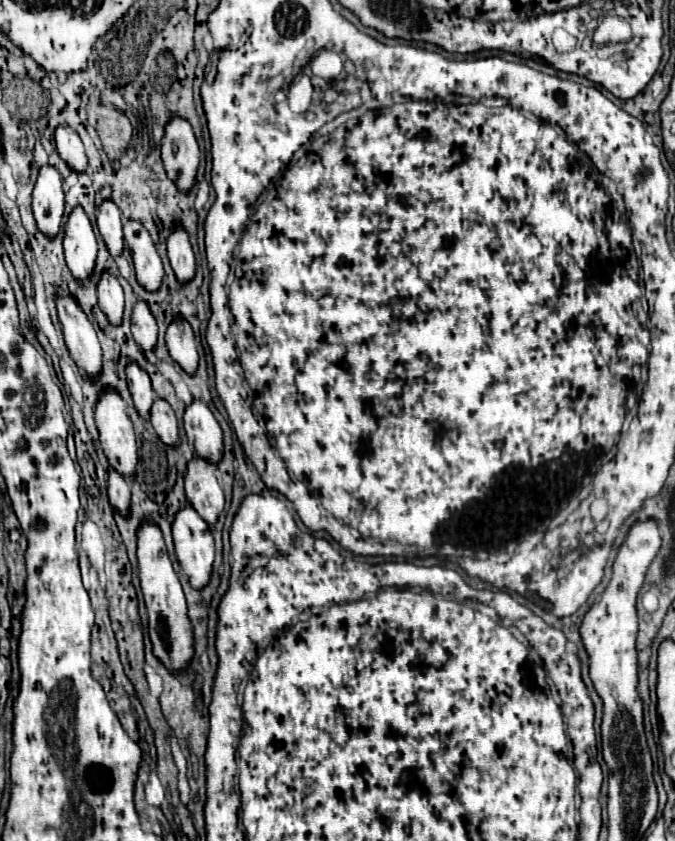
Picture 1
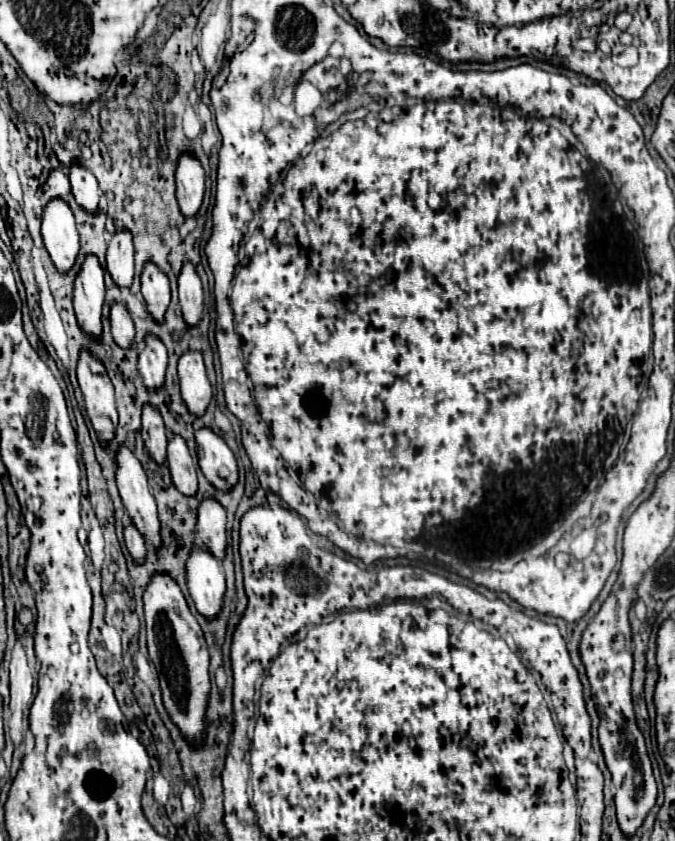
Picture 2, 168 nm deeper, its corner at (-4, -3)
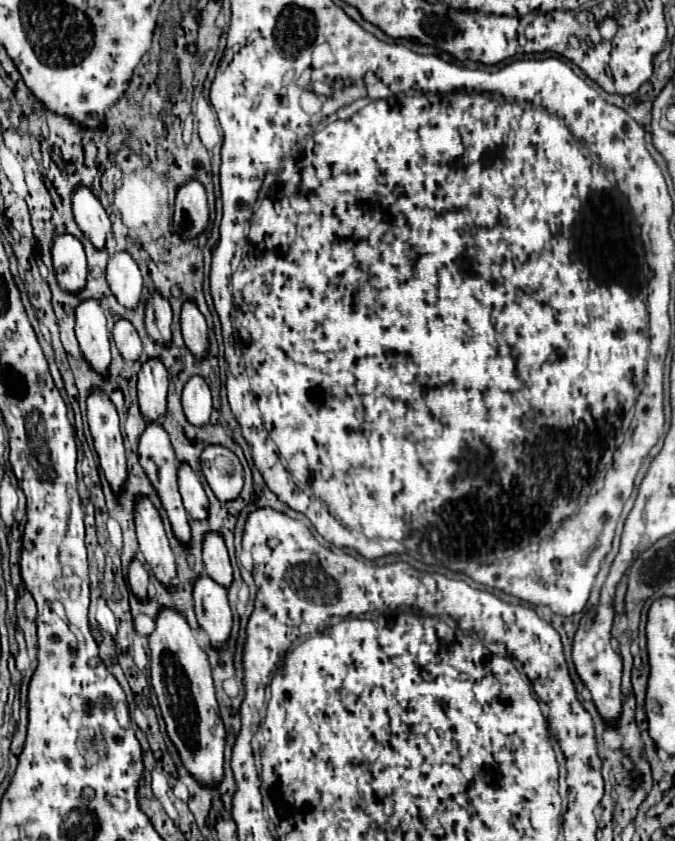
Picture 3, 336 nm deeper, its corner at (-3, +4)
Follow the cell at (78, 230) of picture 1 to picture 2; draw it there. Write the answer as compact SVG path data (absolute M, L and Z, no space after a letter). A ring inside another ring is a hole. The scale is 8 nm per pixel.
M86 256L74 280L74 312L84 332L102 334L102 304L104 304L104 270L98 256Z

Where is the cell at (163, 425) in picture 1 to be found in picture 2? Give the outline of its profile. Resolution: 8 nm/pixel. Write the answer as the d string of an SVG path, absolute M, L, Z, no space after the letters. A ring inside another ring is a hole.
M168 432L168 468L174 480L174 486L186 494L192 496L198 490L198 482L196 482L196 470L194 470L194 462L192 456L188 452L186 440L182 440L182 436L178 436L176 432Z

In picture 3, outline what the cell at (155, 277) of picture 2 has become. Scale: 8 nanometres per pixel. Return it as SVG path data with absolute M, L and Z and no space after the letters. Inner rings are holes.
M151 293L145 309L145 327L149 337L159 345L169 345L171 323L173 323L173 313L169 301L163 299L159 293Z

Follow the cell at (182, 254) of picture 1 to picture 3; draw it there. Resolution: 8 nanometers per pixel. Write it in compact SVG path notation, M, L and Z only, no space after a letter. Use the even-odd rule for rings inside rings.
M183 303L183 313L181 313L181 331L187 349L203 359L207 357L209 351L209 335L207 335L207 325L205 317L199 313L199 309L193 303Z

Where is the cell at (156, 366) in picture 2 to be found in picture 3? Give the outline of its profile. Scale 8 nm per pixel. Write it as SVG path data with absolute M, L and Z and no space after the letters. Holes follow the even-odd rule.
M149 359L143 363L137 383L139 409L147 423L159 421L167 411L167 371L161 361Z

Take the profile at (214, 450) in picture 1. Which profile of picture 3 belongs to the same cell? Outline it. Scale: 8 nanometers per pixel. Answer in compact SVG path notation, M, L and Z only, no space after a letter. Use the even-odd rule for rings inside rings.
M209 445L201 455L201 469L221 503L239 497L243 489L243 467L233 451L221 445Z

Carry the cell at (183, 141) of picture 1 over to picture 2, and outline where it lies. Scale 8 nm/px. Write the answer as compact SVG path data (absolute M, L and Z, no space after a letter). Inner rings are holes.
M182 152L176 164L176 200L186 218L194 216L204 198L204 168L194 152Z

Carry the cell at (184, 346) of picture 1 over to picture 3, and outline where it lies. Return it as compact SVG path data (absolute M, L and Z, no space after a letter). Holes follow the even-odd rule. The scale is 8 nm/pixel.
M195 375L187 381L183 389L183 411L191 425L205 427L211 417L211 391L203 377Z

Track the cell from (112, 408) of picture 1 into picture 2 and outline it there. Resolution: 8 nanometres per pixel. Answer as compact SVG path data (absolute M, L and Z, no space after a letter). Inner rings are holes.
M120 446L116 452L116 484L122 496L122 502L132 518L134 526L148 536L148 546L160 546L160 522L156 514L156 502L150 494L146 472L140 460L134 456L130 446Z

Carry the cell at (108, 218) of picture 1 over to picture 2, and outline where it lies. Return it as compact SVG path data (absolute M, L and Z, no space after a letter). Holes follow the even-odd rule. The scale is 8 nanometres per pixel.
M122 228L112 234L106 252L106 266L112 280L118 286L130 286L134 276L134 246L132 234L128 228Z

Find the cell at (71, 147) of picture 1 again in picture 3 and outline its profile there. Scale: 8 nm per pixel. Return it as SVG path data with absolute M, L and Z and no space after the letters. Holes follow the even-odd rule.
M79 187L75 191L73 213L75 213L75 223L79 225L83 235L93 243L93 247L105 249L107 237L111 233L111 221L99 199L87 187Z

